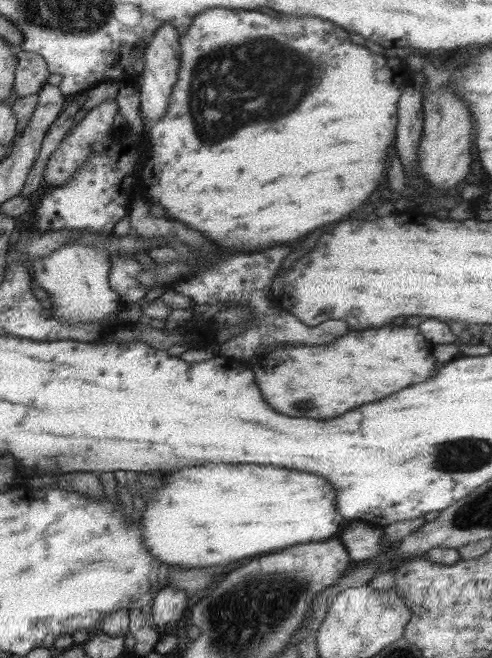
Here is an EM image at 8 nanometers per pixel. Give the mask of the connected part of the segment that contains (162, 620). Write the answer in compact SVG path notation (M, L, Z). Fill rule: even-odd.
M163 588L154 596L151 606L154 625L161 629L183 616L187 606L187 594L177 588Z

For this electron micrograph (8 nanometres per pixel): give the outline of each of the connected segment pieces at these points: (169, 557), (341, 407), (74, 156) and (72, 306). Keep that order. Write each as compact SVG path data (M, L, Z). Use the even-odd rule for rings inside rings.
M201 464L175 470L153 494L141 520L143 546L157 560L183 568L225 566L255 552L326 541L347 525L335 510L335 490L327 480L255 464Z
M383 326L371 328L363 332L351 332L347 336L337 338L331 346L281 346L273 352L261 356L261 362L251 366L255 376L255 384L261 390L263 400L275 412L297 418L313 418L313 420L327 420L345 414L361 404L369 404L375 400L383 400L393 392L399 392L407 386L419 384L429 380L435 374L435 360L431 356L431 344L425 340L417 328L397 328L397 326Z
M113 100L110 102L103 102L90 111L87 111L82 121L70 128L67 136L65 135L63 137L59 146L57 146L47 159L47 164L42 176L43 180L45 180L47 184L50 184L51 187L67 184L76 173L76 170L78 170L78 168L88 160L90 154L92 154L91 144L102 142L106 138L117 110L116 100Z
M77 238L49 253L49 256L38 256L28 267L32 278L51 298L53 306L49 310L64 323L99 323L115 320L116 314L125 307L125 303L110 289L108 276L110 259L104 250L92 246L79 245Z

